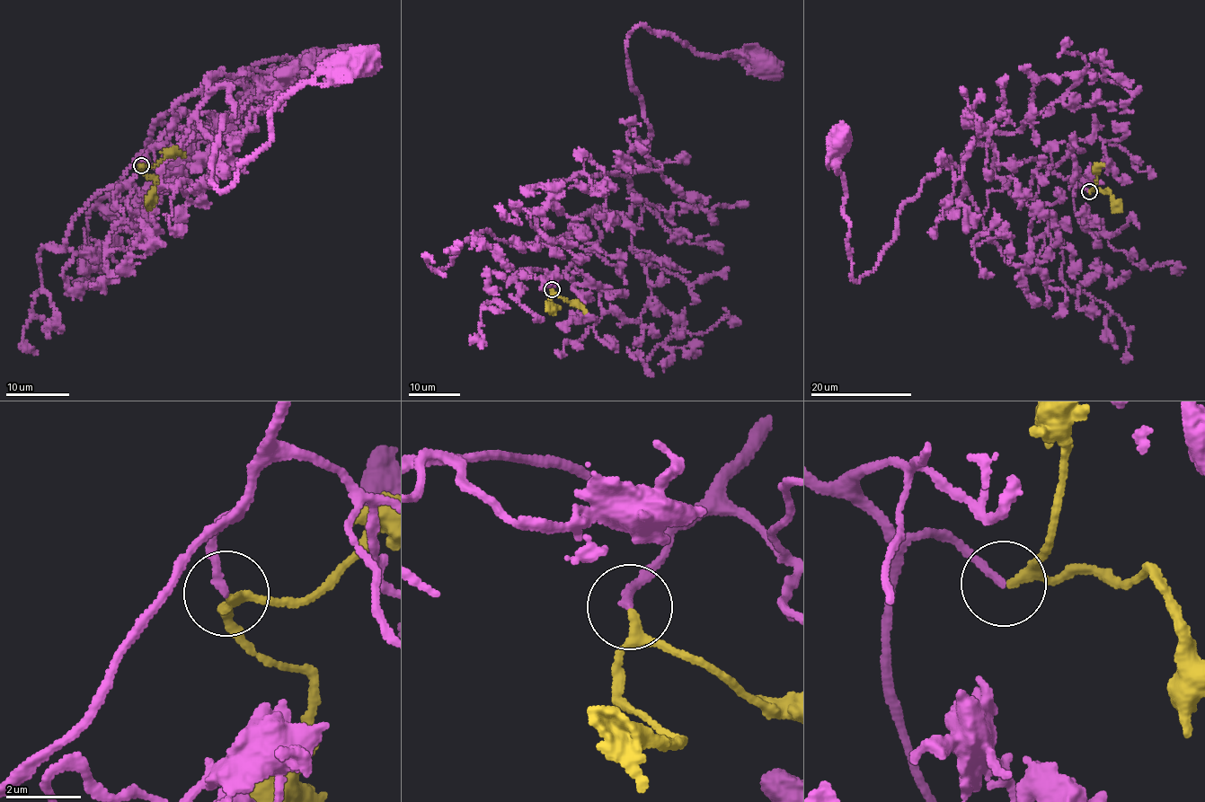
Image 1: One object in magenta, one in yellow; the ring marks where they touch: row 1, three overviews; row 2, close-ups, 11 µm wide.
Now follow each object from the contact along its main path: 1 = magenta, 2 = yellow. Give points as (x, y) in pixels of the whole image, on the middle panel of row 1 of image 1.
1: (551, 290), (595, 248), (593, 210), (628, 211), (628, 180), (647, 165), (625, 54), (634, 29), (769, 64)
2: (551, 290), (550, 302), (558, 306), (553, 305), (546, 310)

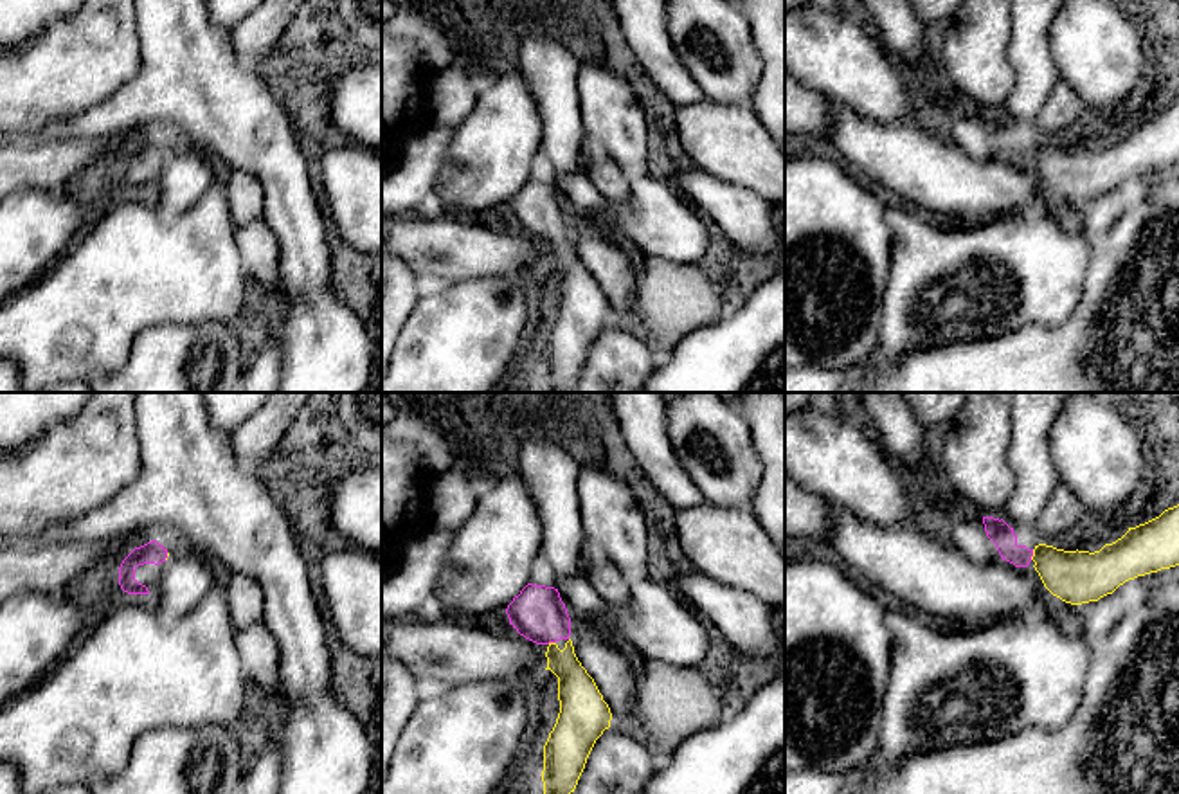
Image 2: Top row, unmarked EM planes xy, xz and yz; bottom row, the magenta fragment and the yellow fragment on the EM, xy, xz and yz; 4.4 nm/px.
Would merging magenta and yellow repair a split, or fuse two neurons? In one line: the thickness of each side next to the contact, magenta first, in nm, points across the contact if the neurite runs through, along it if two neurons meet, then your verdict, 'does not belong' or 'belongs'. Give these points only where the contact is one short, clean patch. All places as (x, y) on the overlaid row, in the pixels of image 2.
100/240 nm | across yz (998, 532), (1021, 555), (1032, 555), (1077, 577) | belongs

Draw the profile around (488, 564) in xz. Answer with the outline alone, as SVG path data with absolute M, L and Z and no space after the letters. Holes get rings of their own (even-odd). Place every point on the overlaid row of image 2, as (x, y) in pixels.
M518 468L490 477L473 513L454 531L434 596L452 618L488 623L529 583L542 535Z

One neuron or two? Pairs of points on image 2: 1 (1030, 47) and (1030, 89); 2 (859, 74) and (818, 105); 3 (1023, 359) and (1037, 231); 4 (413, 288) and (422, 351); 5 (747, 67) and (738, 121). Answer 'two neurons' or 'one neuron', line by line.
1: one neuron
2: two neurons
3: two neurons
4: two neurons
5: two neurons

